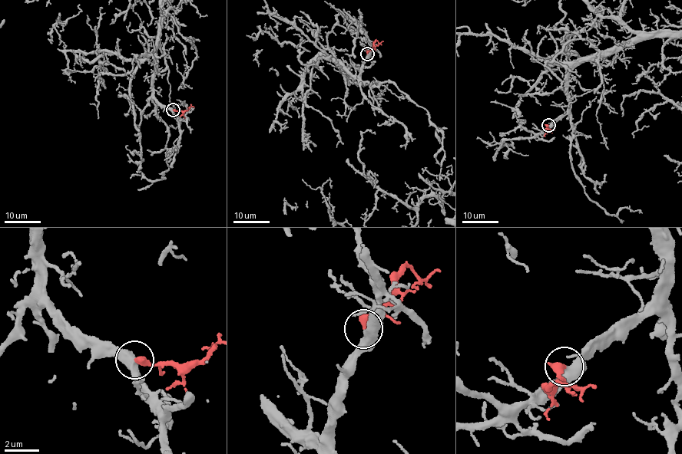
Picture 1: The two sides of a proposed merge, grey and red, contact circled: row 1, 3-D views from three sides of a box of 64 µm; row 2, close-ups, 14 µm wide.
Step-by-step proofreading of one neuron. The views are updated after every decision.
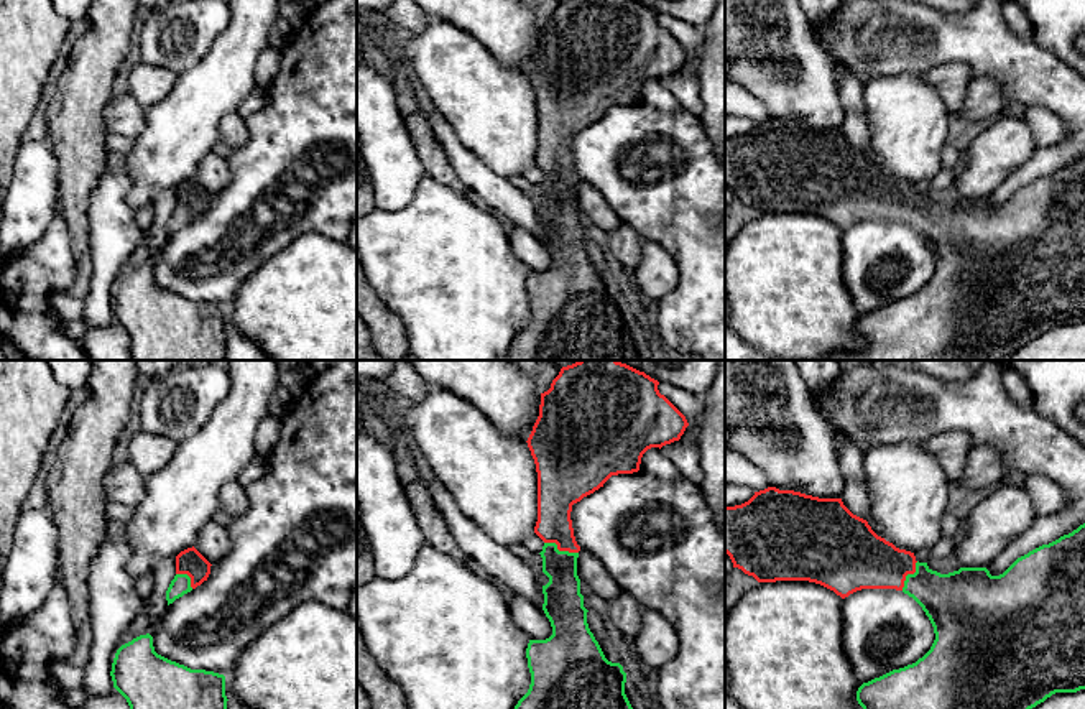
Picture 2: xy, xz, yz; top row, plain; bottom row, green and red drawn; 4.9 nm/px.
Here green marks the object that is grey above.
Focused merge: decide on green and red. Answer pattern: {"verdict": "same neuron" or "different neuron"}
{"verdict": "same neuron"}

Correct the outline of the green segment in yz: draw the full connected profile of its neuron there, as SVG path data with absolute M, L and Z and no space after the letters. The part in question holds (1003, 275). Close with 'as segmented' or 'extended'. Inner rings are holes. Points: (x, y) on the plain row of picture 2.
M768 118L755 123L755 127L741 137L725 138L725 184L730 188L733 199L753 207L758 214L809 212L833 222L842 230L861 220L896 220L912 229L929 248L935 265L930 281L912 296L863 314L856 322L856 332L865 342L861 349L837 350L820 360L1004 360L1055 324L1077 324L1085 321L1085 155L1072 165L1018 189L1000 207L991 207L986 199L960 199L958 202L940 206L932 202L927 194L919 194L914 184L899 181L878 168L866 151L853 146L843 137L842 130L819 130L794 122Z | extended

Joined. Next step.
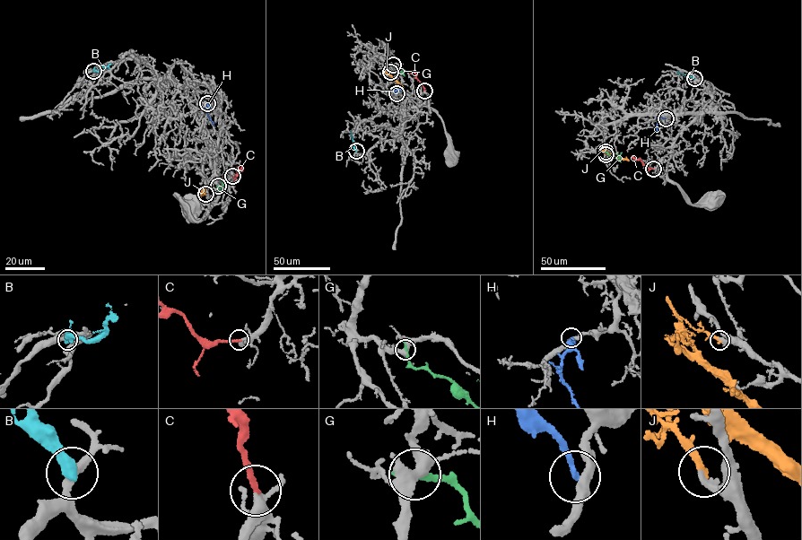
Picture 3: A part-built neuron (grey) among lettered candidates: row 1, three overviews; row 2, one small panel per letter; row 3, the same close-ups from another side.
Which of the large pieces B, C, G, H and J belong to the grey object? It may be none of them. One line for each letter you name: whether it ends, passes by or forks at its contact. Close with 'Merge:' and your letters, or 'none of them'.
C: It ends there
Merge: C

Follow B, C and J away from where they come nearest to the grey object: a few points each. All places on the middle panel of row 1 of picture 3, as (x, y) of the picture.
B: (356, 151), (351, 131)
C: (424, 91), (414, 72), (410, 74)
J: (390, 72), (387, 71), (403, 87)

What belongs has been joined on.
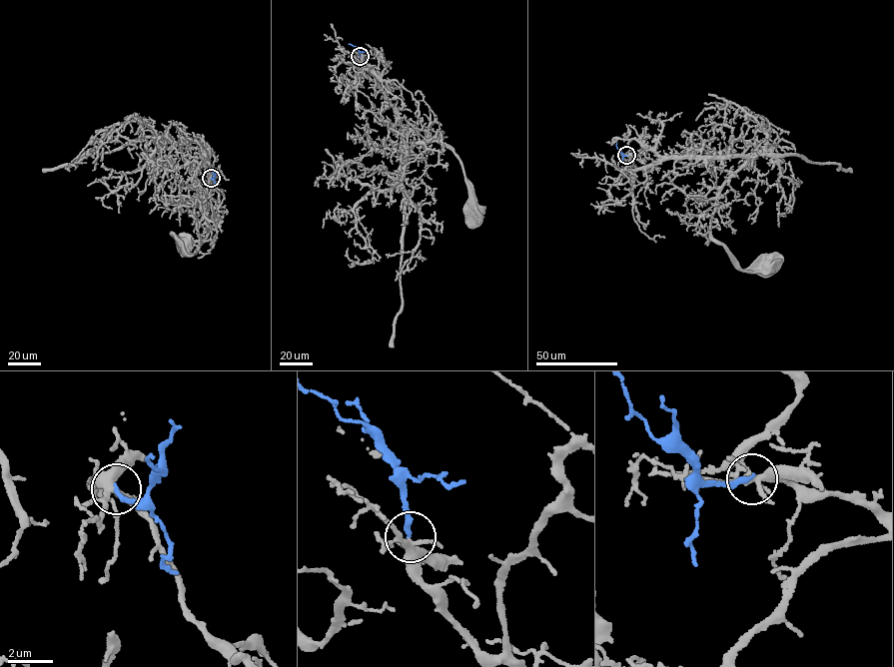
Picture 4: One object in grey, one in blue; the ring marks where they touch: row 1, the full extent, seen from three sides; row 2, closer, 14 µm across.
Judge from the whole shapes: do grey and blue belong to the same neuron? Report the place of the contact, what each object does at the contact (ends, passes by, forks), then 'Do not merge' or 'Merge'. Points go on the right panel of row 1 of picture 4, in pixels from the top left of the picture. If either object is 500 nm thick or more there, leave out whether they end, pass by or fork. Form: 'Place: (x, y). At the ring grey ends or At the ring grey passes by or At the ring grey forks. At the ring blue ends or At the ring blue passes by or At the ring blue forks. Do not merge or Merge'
Place: (626, 155). At the ring grey forks. At the ring blue ends. Merge

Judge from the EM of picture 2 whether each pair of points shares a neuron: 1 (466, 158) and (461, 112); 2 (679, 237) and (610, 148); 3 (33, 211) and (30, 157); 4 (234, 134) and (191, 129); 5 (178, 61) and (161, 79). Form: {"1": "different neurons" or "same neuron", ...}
{"1": "different neurons", "2": "same neuron", "3": "same neuron", "4": "different neurons", "5": "different neurons"}

